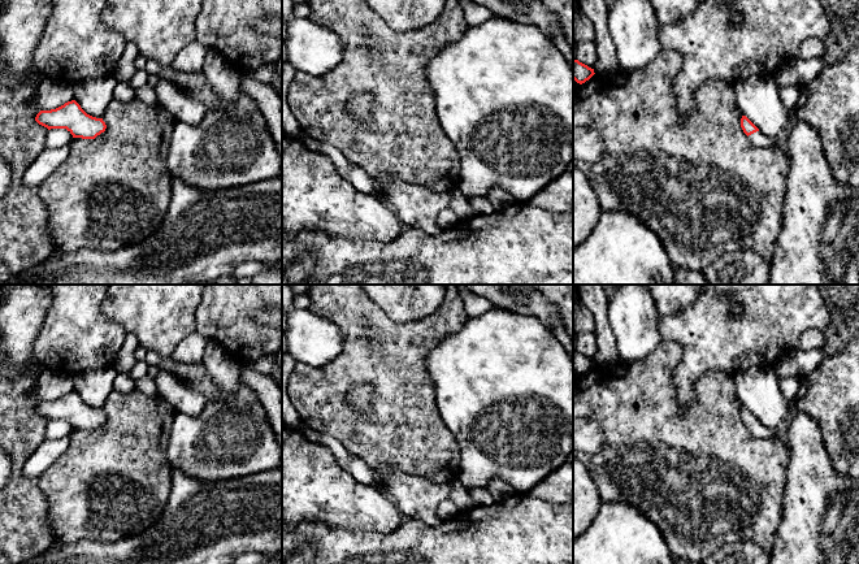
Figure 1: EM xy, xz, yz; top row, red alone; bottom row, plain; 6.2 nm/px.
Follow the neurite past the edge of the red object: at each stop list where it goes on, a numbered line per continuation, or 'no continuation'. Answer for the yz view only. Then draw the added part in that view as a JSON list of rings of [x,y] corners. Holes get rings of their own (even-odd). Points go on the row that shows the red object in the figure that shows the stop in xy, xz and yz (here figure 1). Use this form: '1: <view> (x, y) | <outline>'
1: yz (758, 139) | [[[756,131],[751,135],[749,135],[747,138],[755,147],[773,147],[773,146],[778,146],[780,148],[784,147],[782,136],[773,139],[773,138],[765,136],[760,131]]]

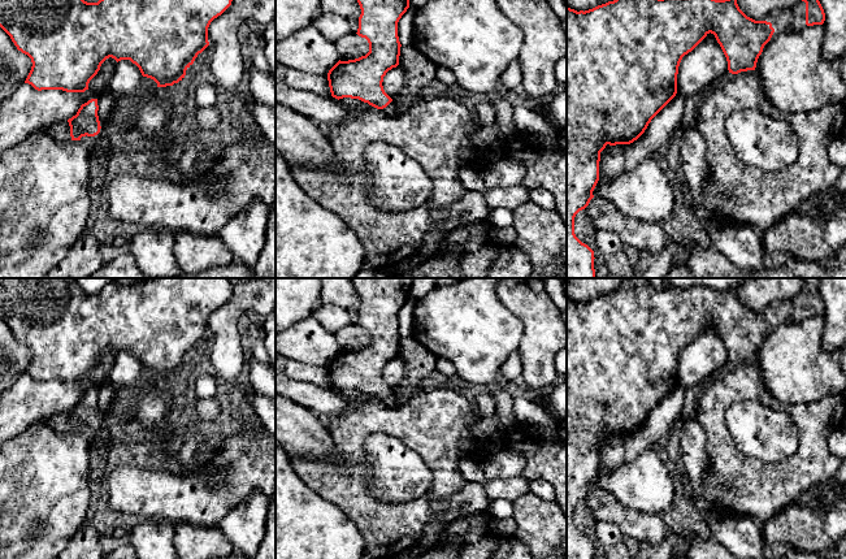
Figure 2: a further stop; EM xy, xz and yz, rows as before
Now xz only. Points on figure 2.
1: xz (390, 111) | [[[392,101],[386,108],[383,108],[382,110],[383,110],[385,116],[387,116],[387,117],[398,117],[399,116]]]

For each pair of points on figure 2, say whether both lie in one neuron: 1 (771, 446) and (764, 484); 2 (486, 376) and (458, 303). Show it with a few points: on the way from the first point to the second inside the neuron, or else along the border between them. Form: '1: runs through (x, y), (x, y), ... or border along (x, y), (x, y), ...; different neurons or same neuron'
1: border along (795, 449), (779, 462), (762, 462), (740, 451); different neurons
2: runs through (485, 358), (478, 350), (477, 334), (465, 321); same neuron

